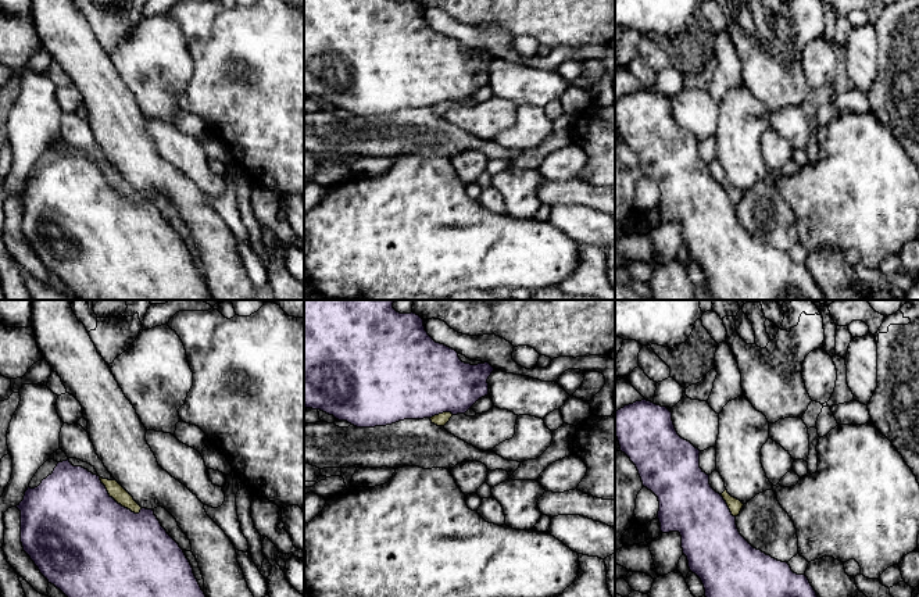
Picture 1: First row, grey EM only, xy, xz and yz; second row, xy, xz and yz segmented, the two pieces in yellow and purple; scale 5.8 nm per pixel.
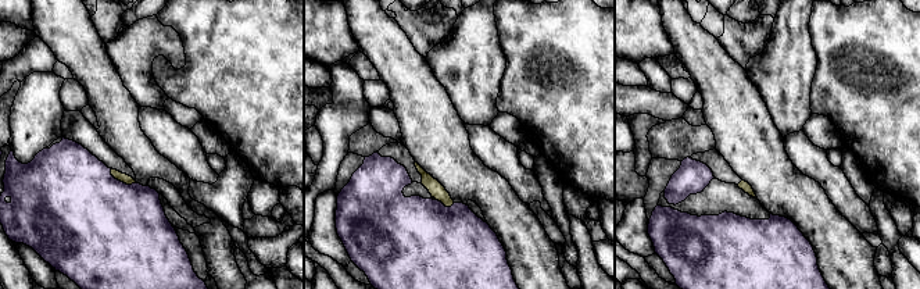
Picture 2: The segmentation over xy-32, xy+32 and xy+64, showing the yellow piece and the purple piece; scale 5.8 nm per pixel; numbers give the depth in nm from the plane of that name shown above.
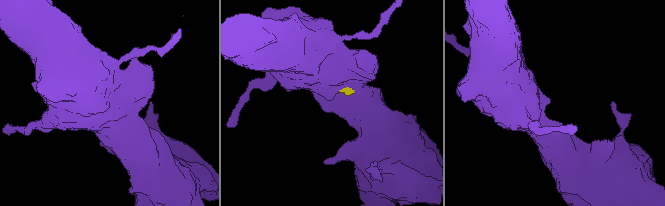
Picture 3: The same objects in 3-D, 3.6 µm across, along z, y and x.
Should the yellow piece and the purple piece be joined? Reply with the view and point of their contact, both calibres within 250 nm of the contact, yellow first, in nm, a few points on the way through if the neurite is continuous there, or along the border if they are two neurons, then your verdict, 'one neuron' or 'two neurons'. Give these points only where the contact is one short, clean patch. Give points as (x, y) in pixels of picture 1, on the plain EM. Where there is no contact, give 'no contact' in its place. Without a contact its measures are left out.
meets yellow in xy at (117, 190); 90 nm thick on the yellow side, 500 nm on the other; border along xy (99, 167), (106, 179), (118, 192), (135, 202), (140, 200); two neurons

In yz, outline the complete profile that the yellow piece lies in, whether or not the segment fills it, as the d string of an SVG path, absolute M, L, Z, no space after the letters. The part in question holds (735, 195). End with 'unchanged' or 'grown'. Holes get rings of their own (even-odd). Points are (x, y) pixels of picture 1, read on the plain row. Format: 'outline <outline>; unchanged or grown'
outline M716 158L709 164L709 174L716 182L719 182L723 186L732 204L737 205L744 193L727 182L725 171Z; grown

